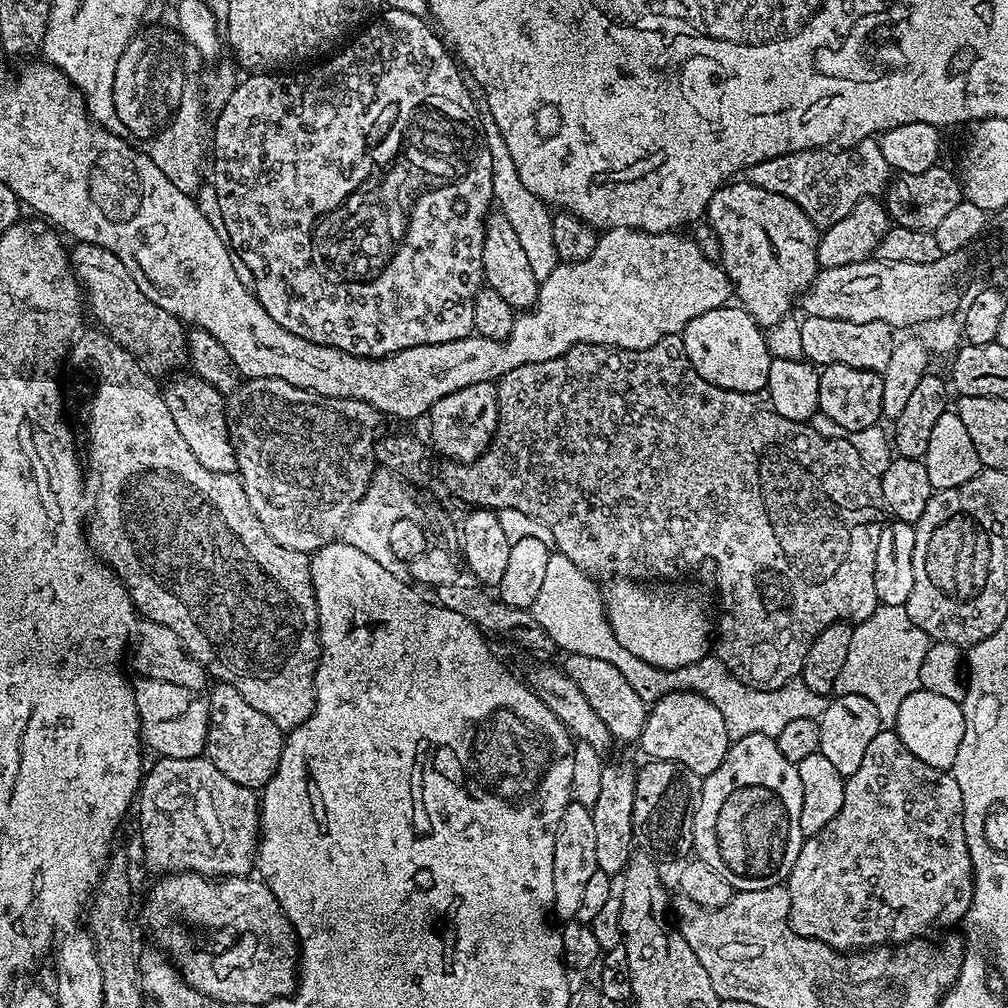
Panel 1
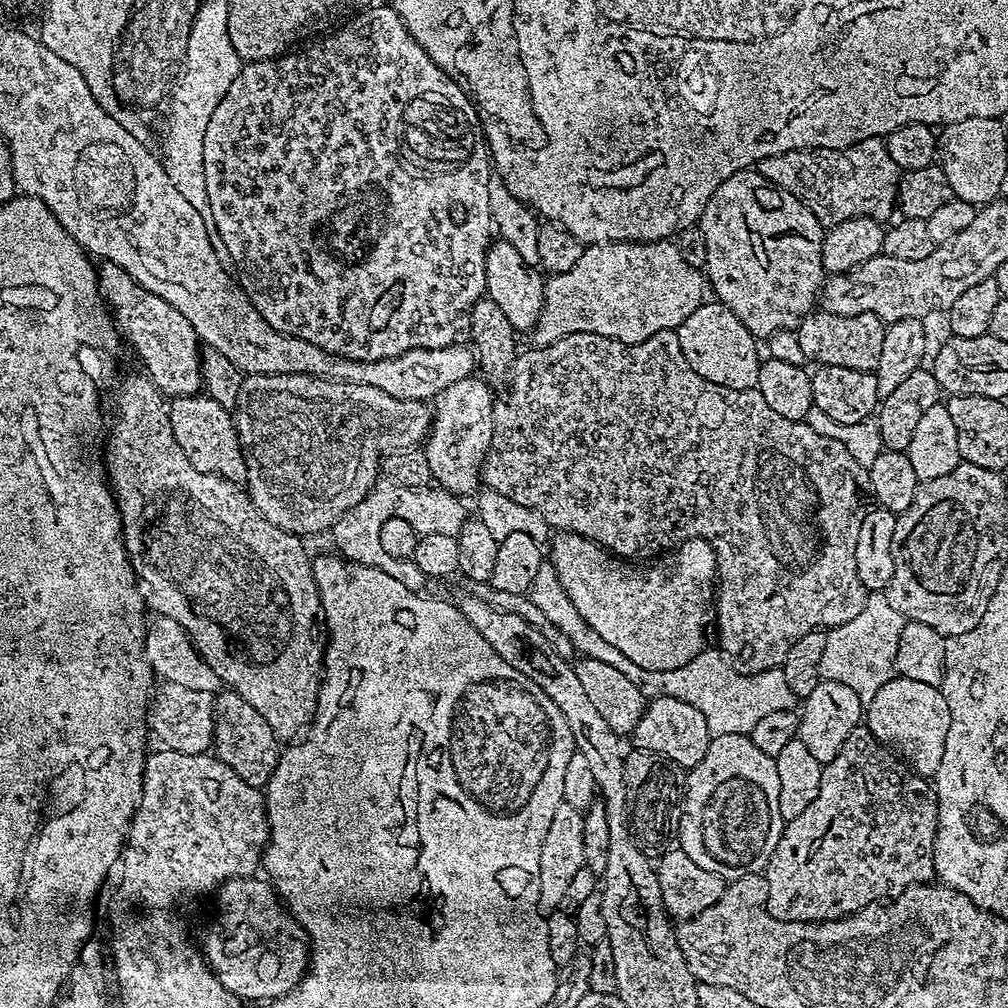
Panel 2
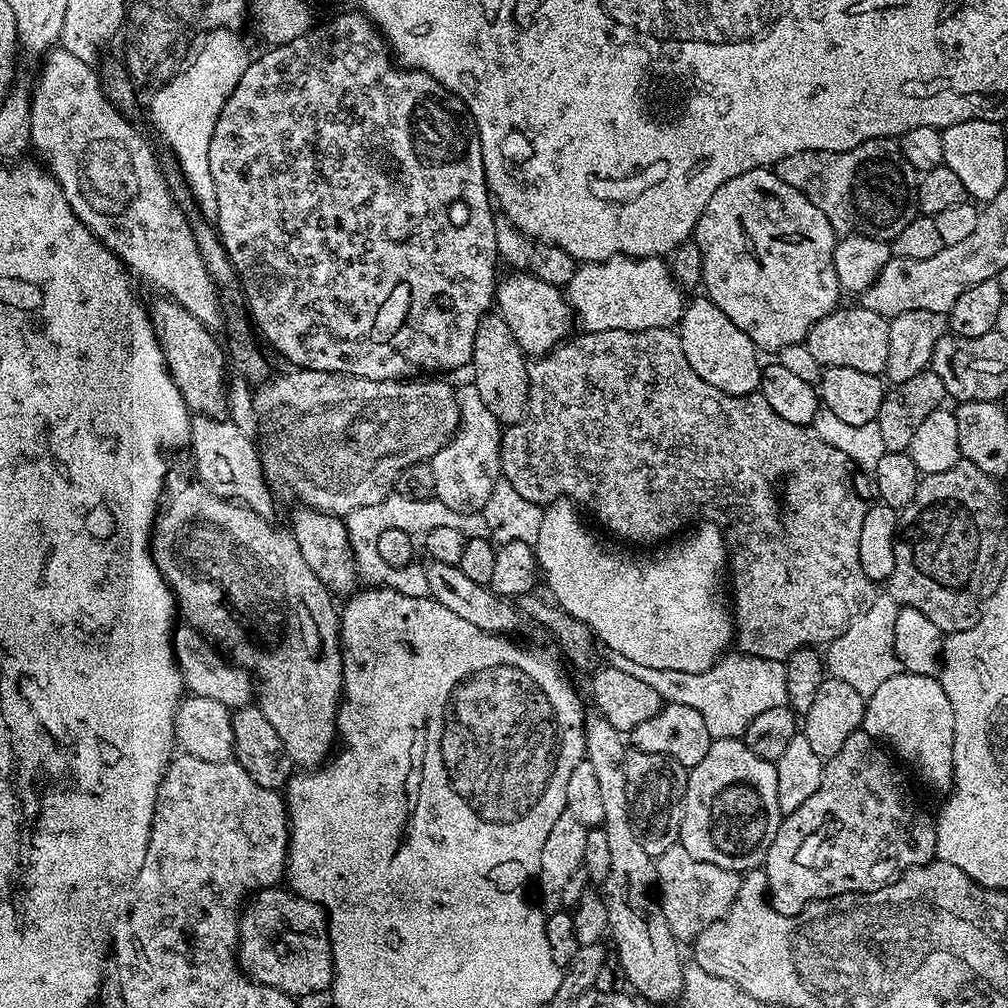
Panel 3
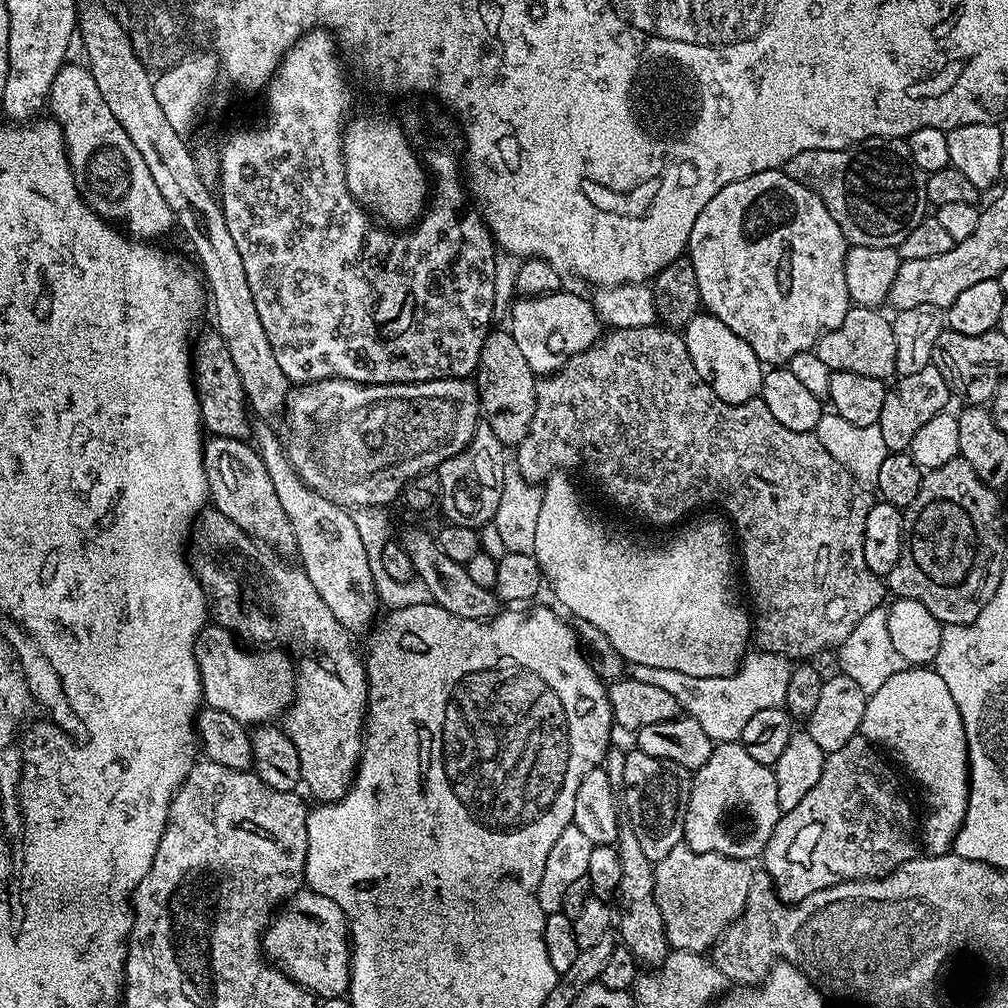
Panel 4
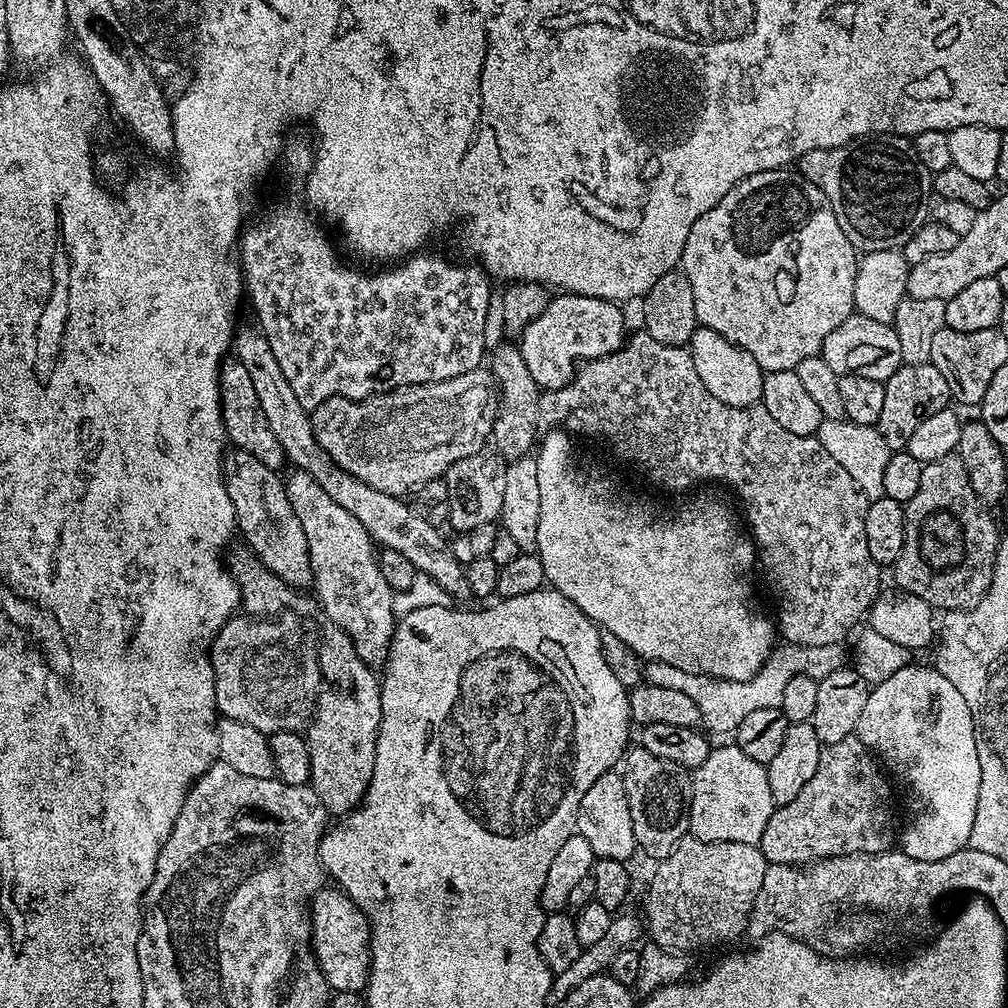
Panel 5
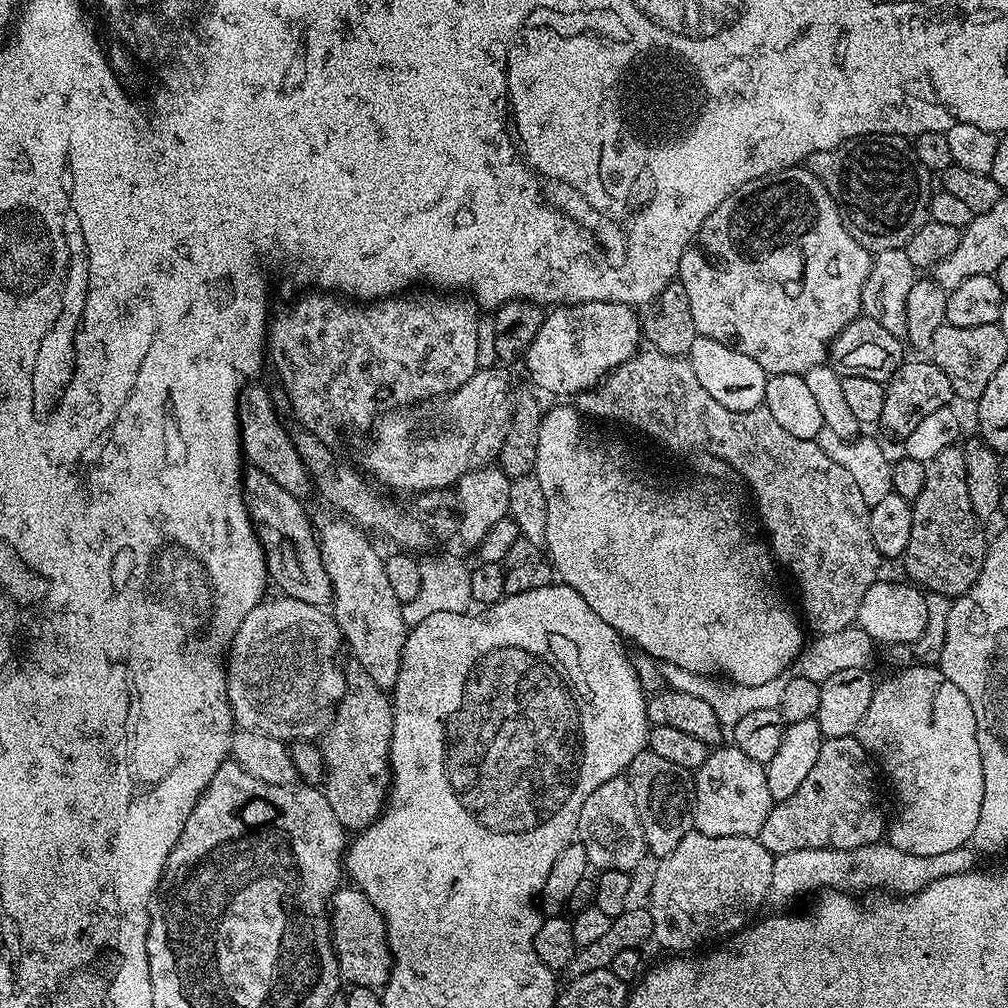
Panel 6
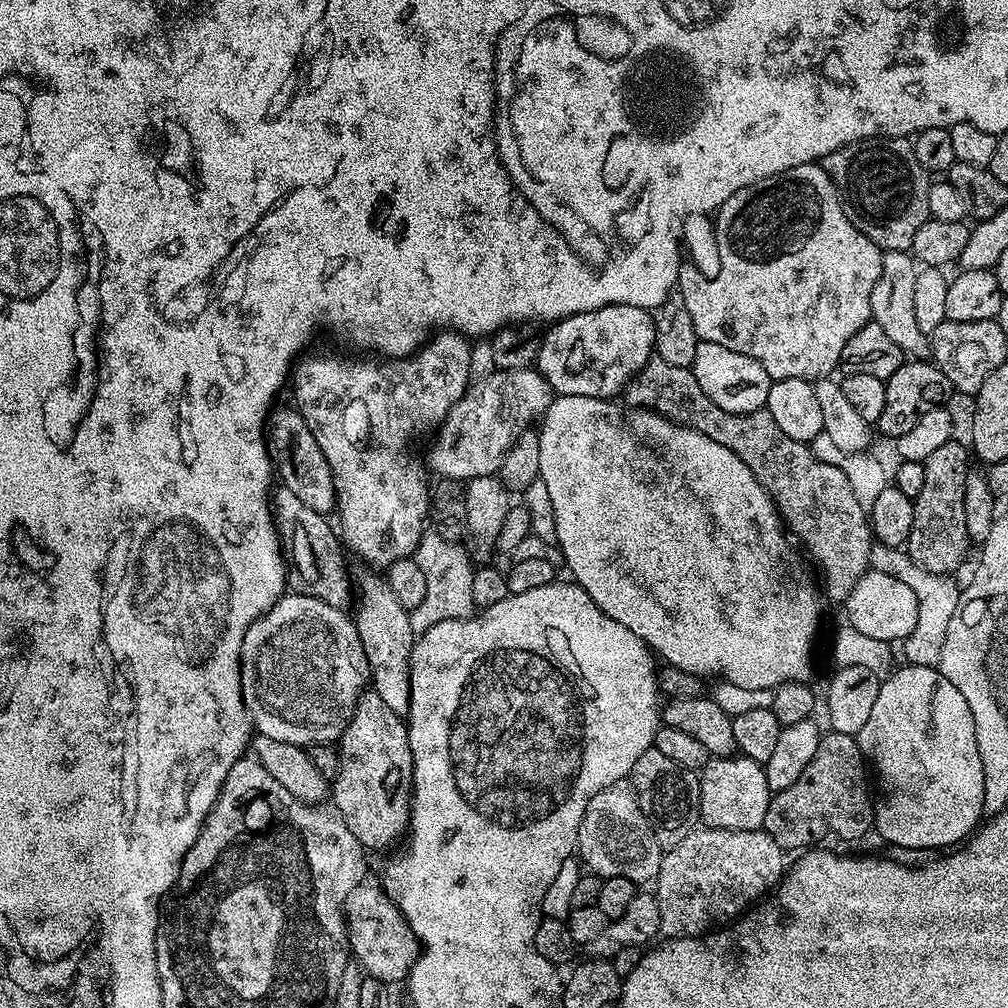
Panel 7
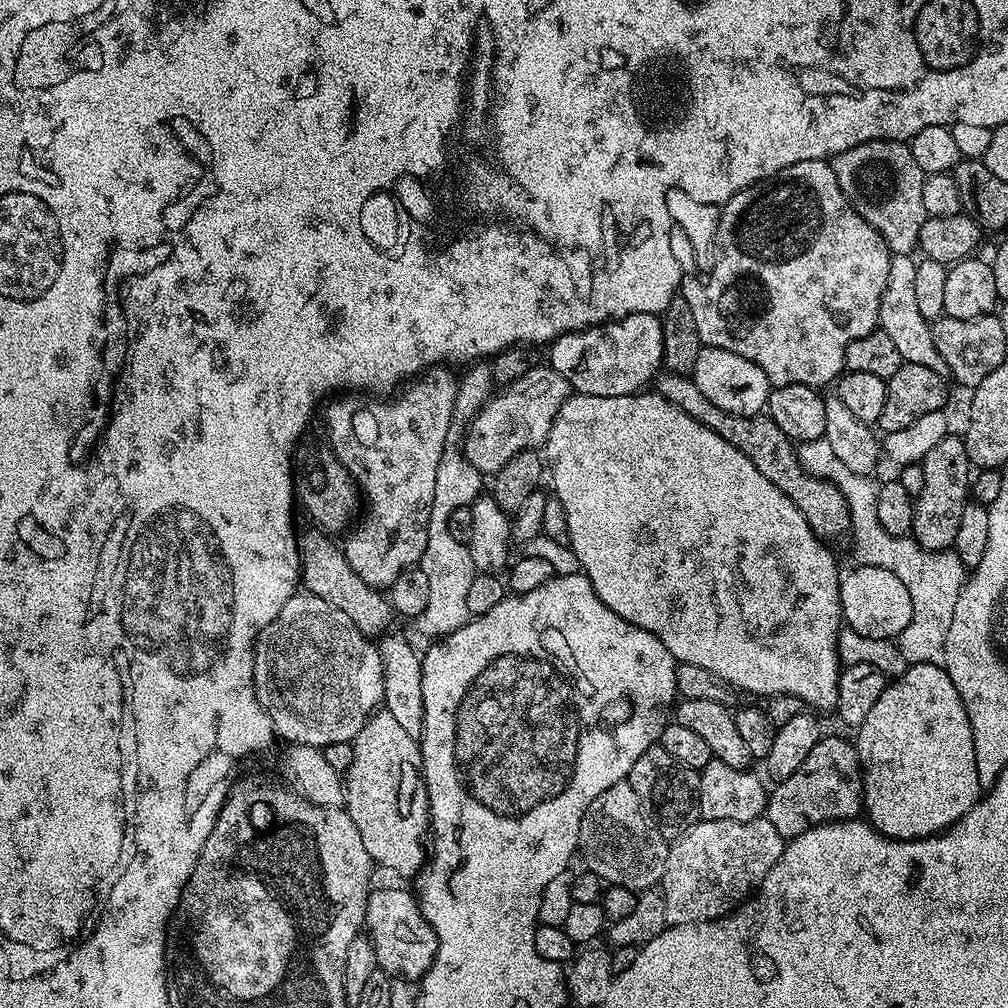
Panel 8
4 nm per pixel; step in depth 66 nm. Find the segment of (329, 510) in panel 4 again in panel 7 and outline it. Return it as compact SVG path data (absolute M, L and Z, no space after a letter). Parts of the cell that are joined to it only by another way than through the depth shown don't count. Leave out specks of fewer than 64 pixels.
M372 570L356 580L358 593L357 612L354 612L356 629L366 654L370 671L370 688L394 710L394 714L403 717L410 706L410 658L415 644L416 633L410 626L409 611L400 606L397 598L390 591L387 579Z

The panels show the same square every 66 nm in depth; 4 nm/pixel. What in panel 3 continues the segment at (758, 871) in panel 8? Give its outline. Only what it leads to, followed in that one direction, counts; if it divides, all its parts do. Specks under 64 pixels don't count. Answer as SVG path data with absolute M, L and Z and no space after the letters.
M678 843L656 860L656 879L658 903L670 930L677 941L691 942L715 920L728 913L740 889L742 876L739 872L722 870L722 866L690 858L690 854L686 854L684 847Z

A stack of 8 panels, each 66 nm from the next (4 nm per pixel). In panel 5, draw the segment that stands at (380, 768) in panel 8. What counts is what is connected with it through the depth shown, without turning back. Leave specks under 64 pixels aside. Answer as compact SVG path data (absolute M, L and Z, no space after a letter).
M326 627L324 641L318 644L318 659L320 661L320 674L325 681L328 680L334 687L321 691L312 719L306 728L306 739L310 750L310 770L312 778L310 786L314 794L322 802L324 809L333 817L343 818L351 813L353 808L359 808L368 793L372 775L376 769L376 739L382 718L382 702L380 701L380 680L377 673L358 656L354 650L351 638L340 628Z

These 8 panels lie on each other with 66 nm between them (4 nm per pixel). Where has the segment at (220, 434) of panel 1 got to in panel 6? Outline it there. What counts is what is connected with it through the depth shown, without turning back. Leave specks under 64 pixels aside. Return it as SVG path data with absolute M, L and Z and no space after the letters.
M249 467L242 476L242 487L246 493L246 503L248 505L248 516L254 521L256 535L260 538L260 547L264 550L264 561L268 567L268 579L273 585L280 587L279 591L283 595L290 598L298 598L298 602L310 602L311 604L327 605L333 599L332 586L330 578L327 576L326 570L323 568L322 554L319 550L319 542L317 540L316 529L313 527L313 517L310 512L303 508L301 501L294 494L290 494L286 490L282 490L282 486L278 486L278 482L274 482L274 478L266 478L266 474L259 472L257 468Z

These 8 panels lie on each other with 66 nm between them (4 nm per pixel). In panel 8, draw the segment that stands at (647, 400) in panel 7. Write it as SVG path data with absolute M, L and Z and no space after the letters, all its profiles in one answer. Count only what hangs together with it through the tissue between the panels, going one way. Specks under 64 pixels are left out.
M665 371L655 381L654 388L659 395L674 402L674 406L686 410L690 418L702 422L710 430L714 430L714 434L726 438L730 446L742 450L742 454L746 454L746 458L750 458L750 462L754 462L754 466L758 466L758 470L766 474L766 478L770 478L770 482L774 482L774 486L778 486L782 494L789 496L794 506L798 506L798 510L802 510L806 522L816 531L816 535L821 540L833 542L832 540L838 539L839 536L849 535L852 523L846 506L846 498L842 498L842 494L830 481L811 476L800 465L800 459L796 453L797 445L789 440L786 434L782 434L782 430L778 430L778 426L768 415L739 416L714 406L714 402L710 402L710 398L706 398L706 394L698 390L691 375L676 375Z

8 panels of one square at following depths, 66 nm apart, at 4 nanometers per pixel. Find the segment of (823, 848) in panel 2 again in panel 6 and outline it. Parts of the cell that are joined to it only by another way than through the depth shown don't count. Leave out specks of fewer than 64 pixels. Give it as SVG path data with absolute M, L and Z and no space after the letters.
M855 735L825 739L802 786L790 798L773 803L758 837L762 846L777 857L790 850L857 848L877 843L886 832L886 815L876 797L875 771L868 751Z

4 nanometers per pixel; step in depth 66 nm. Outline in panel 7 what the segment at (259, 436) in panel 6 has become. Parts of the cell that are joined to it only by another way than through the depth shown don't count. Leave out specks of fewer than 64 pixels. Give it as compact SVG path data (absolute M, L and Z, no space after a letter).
M277 407L271 413L266 424L266 443L268 445L268 458L272 460L272 466L279 483L290 494L295 494L301 502L306 502L310 510L331 513L336 503L336 480L332 477L330 466L318 450L318 442L314 442L314 434L306 426L306 422L295 407Z

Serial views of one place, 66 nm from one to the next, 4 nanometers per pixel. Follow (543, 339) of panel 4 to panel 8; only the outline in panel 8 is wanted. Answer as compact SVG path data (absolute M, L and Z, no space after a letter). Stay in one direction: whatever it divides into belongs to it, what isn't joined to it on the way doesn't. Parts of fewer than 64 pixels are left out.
M630 314L619 320L606 320L582 332L556 337L547 352L547 363L566 378L573 393L602 398L630 396L647 389L661 371L663 319L657 314Z

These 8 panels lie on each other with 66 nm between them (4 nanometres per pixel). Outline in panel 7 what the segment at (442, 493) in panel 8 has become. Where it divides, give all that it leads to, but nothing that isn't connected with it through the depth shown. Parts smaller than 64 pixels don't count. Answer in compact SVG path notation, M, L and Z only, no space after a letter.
M434 530L425 531L416 547L414 558L426 573L426 598L408 616L416 634L430 630L438 622L450 618L466 618L477 611L474 602L474 561L463 543L442 538Z

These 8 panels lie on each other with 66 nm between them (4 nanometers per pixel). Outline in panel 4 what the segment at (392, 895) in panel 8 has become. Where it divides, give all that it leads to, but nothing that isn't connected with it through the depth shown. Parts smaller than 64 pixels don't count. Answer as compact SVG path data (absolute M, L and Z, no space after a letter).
M301 890L288 897L263 929L262 951L275 967L308 989L313 996L325 1000L344 996L352 977L352 946L348 922L338 902L311 890Z

